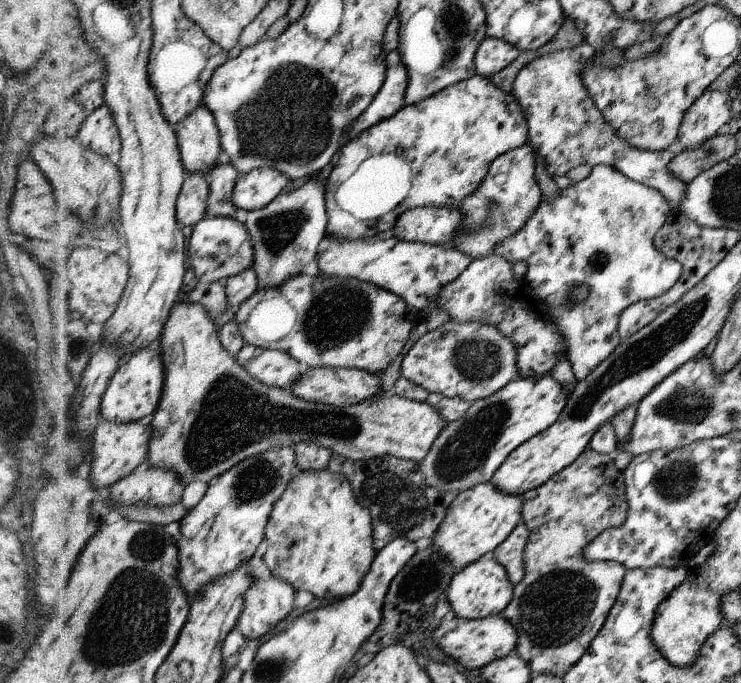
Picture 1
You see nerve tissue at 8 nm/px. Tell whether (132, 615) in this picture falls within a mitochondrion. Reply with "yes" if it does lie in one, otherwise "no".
yes

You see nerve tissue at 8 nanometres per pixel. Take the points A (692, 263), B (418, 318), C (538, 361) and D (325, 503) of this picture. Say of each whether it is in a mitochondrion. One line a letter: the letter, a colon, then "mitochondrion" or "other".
A: other
B: other
C: other
D: other

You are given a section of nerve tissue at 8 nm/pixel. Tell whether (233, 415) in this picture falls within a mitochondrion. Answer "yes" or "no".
yes

